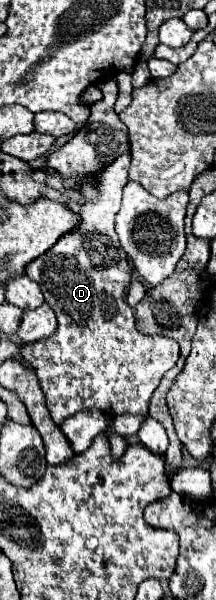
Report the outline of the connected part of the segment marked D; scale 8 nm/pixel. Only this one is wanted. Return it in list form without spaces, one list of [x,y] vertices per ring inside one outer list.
[[[123,154],[113,164],[103,168],[103,172],[79,180],[75,184],[75,192],[85,198],[85,202],[79,204],[79,224],[75,232],[67,232],[67,236],[61,236],[61,240],[49,252],[39,256],[29,266],[31,278],[35,276],[41,280],[43,274],[43,296],[57,314],[59,326],[53,336],[25,344],[23,360],[27,360],[35,370],[47,400],[47,408],[57,426],[63,424],[65,418],[85,408],[99,408],[107,416],[119,416],[125,412],[147,414],[151,394],[159,386],[161,376],[169,368],[173,368],[179,358],[179,346],[175,340],[163,336],[145,336],[135,328],[135,314],[125,302],[127,288],[131,284],[131,266],[115,234],[115,216],[121,208],[121,192],[127,184],[129,166],[131,156]]]

